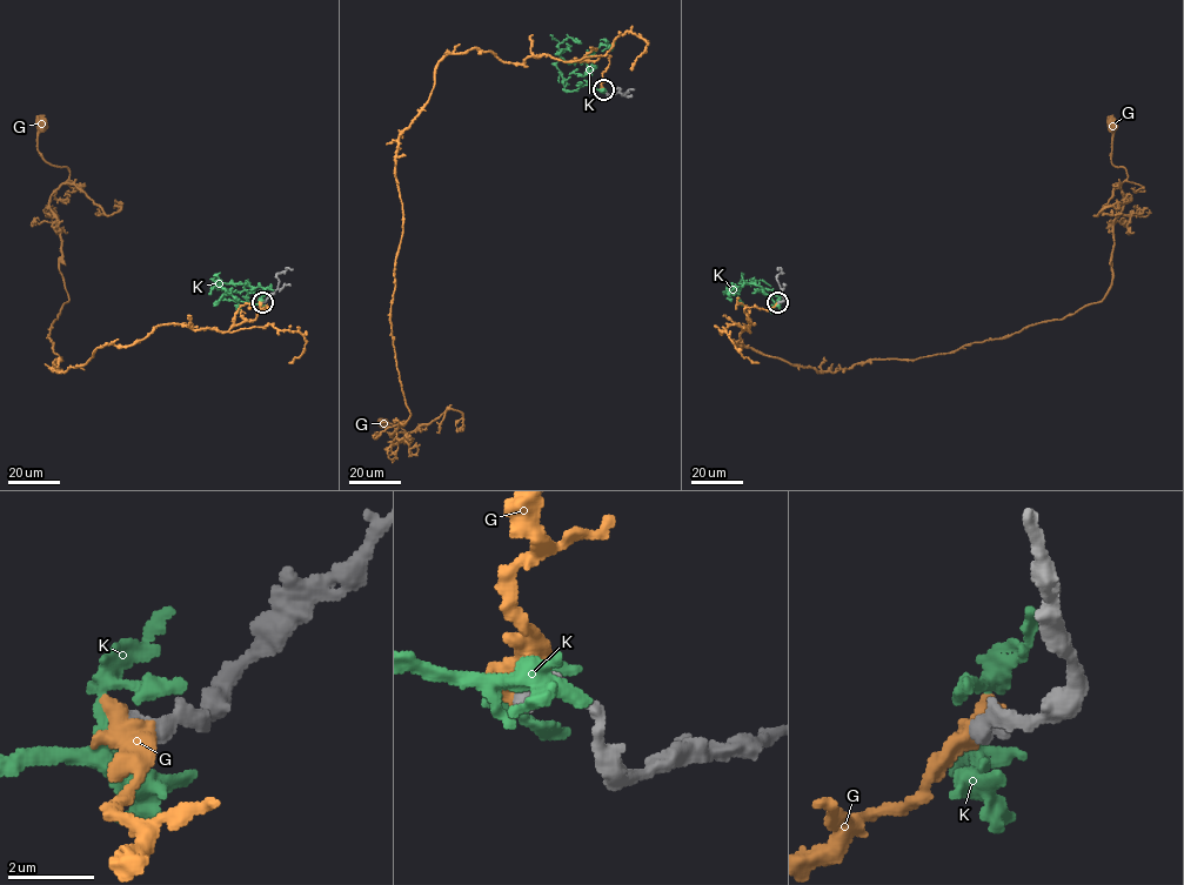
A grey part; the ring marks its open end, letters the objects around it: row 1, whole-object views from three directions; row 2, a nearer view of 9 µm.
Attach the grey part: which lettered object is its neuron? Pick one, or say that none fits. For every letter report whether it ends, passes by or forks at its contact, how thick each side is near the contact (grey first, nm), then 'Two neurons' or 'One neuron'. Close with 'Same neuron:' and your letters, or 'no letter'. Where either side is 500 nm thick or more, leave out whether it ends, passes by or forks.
G: Thickness 600 nm (grey) against 700 nm. Two neurons
K: Thickness 550 nm (grey) against 220 nm. Two neurons
Same neuron: no letter

